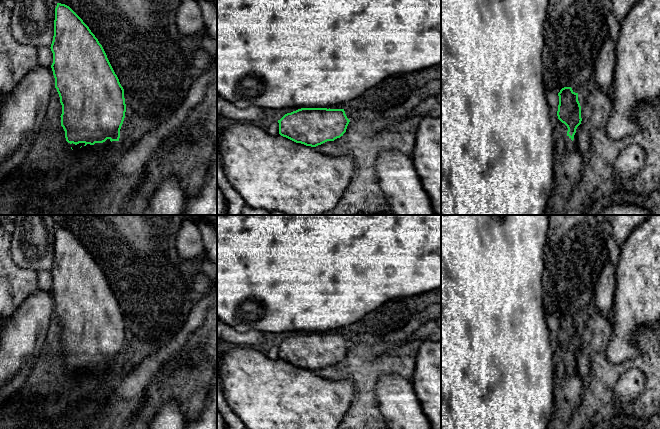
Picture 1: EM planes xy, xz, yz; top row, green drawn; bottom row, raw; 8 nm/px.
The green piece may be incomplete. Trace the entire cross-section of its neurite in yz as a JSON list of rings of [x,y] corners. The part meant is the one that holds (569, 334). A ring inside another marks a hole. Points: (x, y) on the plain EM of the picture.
[[[564,311],[558,320],[558,343],[567,350],[567,360],[573,365],[576,353],[582,345],[578,317],[575,317],[571,311]]]

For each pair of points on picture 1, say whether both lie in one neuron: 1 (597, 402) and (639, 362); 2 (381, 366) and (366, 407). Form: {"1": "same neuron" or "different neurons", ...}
{"1": "same neuron", "2": "same neuron"}

